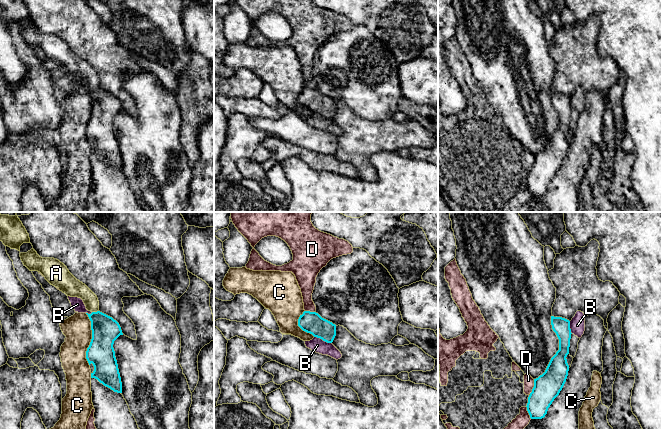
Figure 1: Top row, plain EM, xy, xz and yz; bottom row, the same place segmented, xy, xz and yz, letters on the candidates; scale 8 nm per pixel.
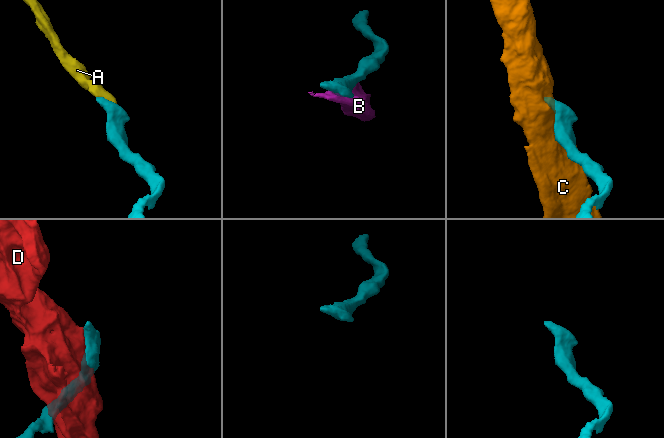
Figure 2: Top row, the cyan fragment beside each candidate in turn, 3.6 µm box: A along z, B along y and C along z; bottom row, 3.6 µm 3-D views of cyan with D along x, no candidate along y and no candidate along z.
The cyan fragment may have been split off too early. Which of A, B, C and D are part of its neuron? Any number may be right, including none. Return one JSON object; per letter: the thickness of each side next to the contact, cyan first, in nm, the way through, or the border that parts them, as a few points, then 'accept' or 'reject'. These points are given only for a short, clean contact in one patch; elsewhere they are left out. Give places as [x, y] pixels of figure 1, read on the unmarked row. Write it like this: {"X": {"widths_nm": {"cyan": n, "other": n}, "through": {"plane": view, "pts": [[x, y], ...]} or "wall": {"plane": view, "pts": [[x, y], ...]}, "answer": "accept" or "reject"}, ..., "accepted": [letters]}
{"A": {"widths_nm": {"cyan": 220, "other": 140}, "through": {"plane": "xy", "pts": [[105, 106], [96, 93], [95, 88], [92, 79], [75, 64]]}, "answer": "accept"}, "B": {"widths_nm": {"cyan": 180, "other": 120}, "answer": "reject"}, "C": {"widths_nm": {"cyan": 220, "other": 220}, "answer": "reject"}, "D": {"widths_nm": {"cyan": 220, "other": 80}, "answer": "reject"}, "accepted": ["A"]}

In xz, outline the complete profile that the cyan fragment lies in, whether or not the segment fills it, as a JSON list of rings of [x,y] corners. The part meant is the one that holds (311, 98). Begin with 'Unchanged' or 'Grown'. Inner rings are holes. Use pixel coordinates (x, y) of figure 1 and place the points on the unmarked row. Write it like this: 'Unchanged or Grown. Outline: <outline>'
Unchanged. Outline: [[[304,87],[298,95],[298,102],[303,107],[327,119],[332,119],[336,112],[336,101],[316,88]]]

